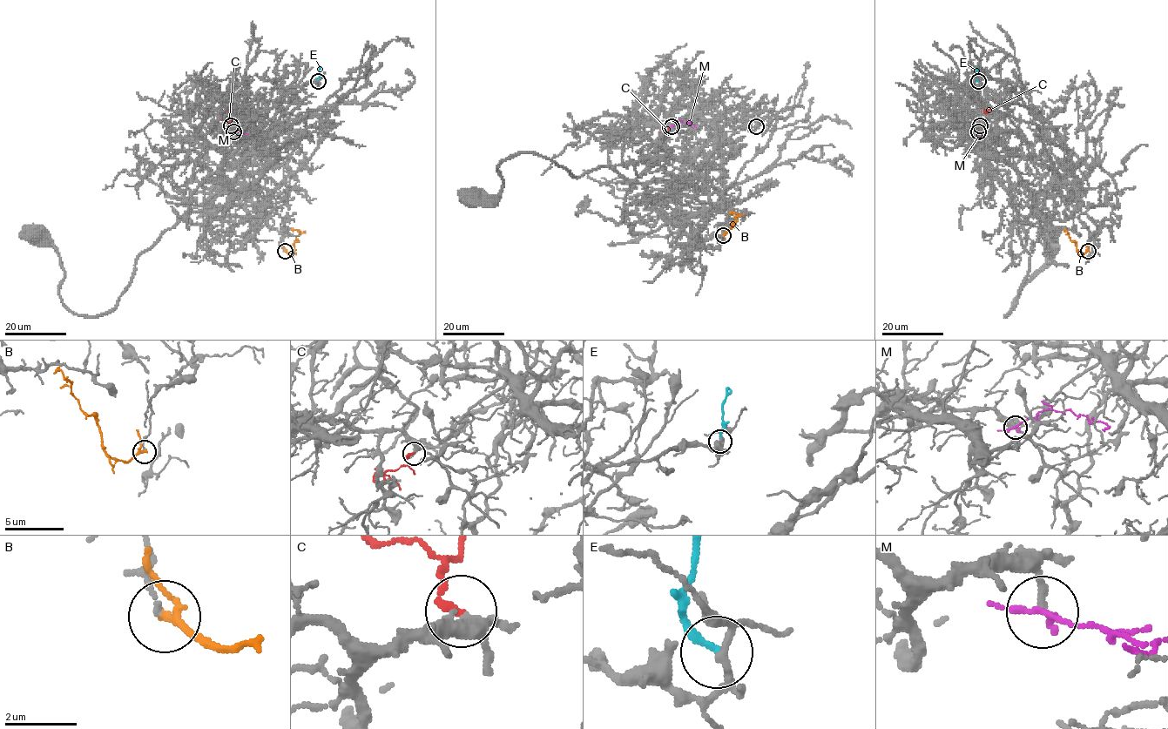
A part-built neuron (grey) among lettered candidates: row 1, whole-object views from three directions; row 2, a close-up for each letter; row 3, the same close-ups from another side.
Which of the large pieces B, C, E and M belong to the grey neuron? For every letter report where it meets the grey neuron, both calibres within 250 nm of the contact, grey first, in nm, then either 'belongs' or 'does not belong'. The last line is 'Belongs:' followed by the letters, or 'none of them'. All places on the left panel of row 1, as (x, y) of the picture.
B: contact (285, 251); calibres 130 and 180 nm; does not belong
C: contact (231, 125); calibres 260 and 190 nm; belongs
E: contact (318, 81); calibres 160 and 220 nm; does not belong
M: contact (233, 131); calibres 180 and 180 nm; does not belong
Belongs: C

